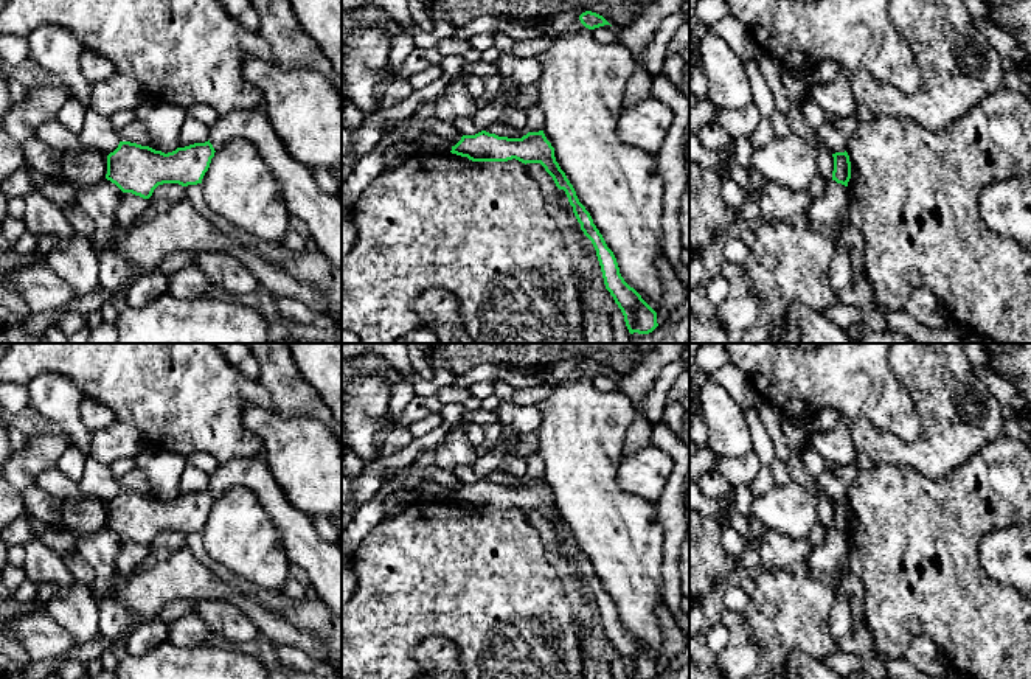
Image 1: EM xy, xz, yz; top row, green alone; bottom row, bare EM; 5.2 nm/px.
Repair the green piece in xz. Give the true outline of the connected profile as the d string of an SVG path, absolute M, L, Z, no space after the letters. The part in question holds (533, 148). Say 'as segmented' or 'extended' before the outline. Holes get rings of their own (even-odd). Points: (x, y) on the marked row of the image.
as segmented | M481 131L475 135L463 135L450 152L472 162L508 162L516 158L525 165L540 163L553 177L556 186L565 191L581 230L592 241L606 289L621 309L629 333L649 334L658 326L657 312L621 277L613 252L607 247L590 213L579 202L573 185L556 162L554 148L543 131L528 132L522 138L498 137Z

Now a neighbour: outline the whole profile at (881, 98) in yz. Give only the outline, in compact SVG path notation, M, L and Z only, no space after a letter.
M893 0L890 19L907 39L919 71L919 87L907 95L880 82L866 70L848 75L856 99L874 115L910 118L936 132L970 112L986 96L1003 87L1005 71L1000 54L974 26L966 0Z

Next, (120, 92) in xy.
M116 73L92 82L89 107L99 115L110 117L120 110L137 109L146 98L149 93L141 82Z

